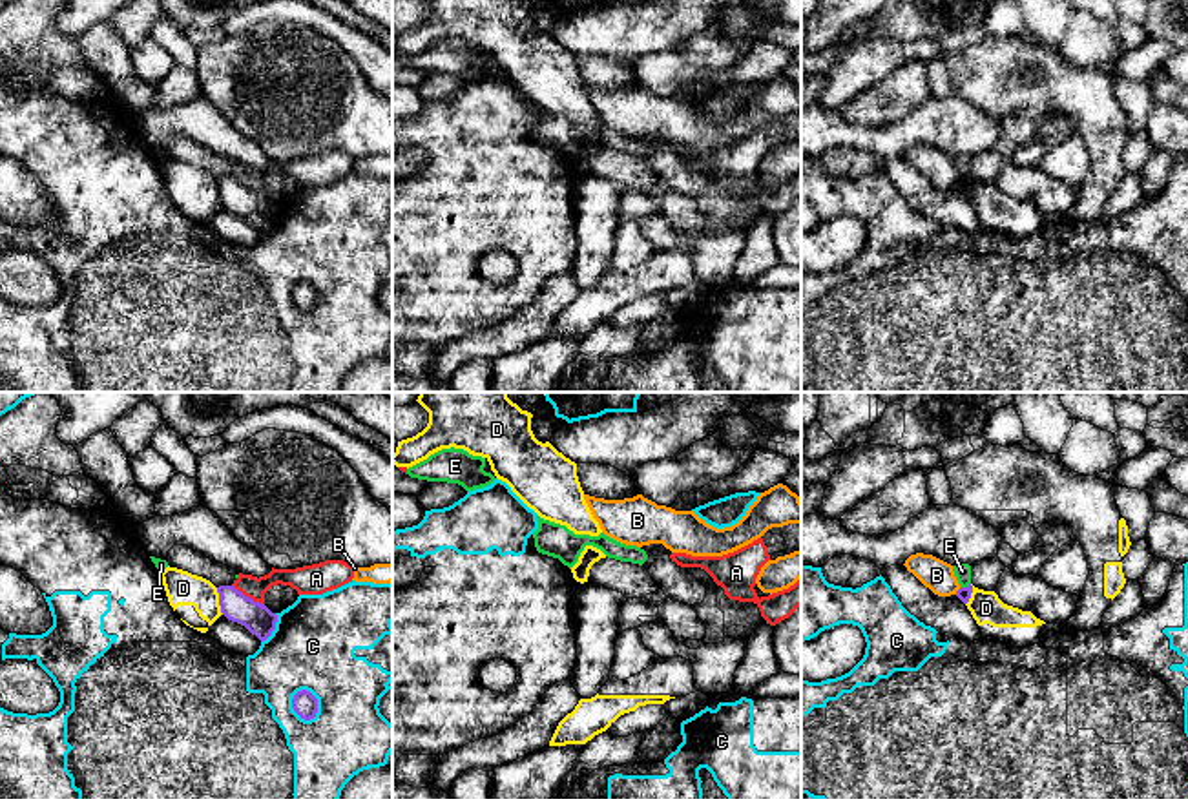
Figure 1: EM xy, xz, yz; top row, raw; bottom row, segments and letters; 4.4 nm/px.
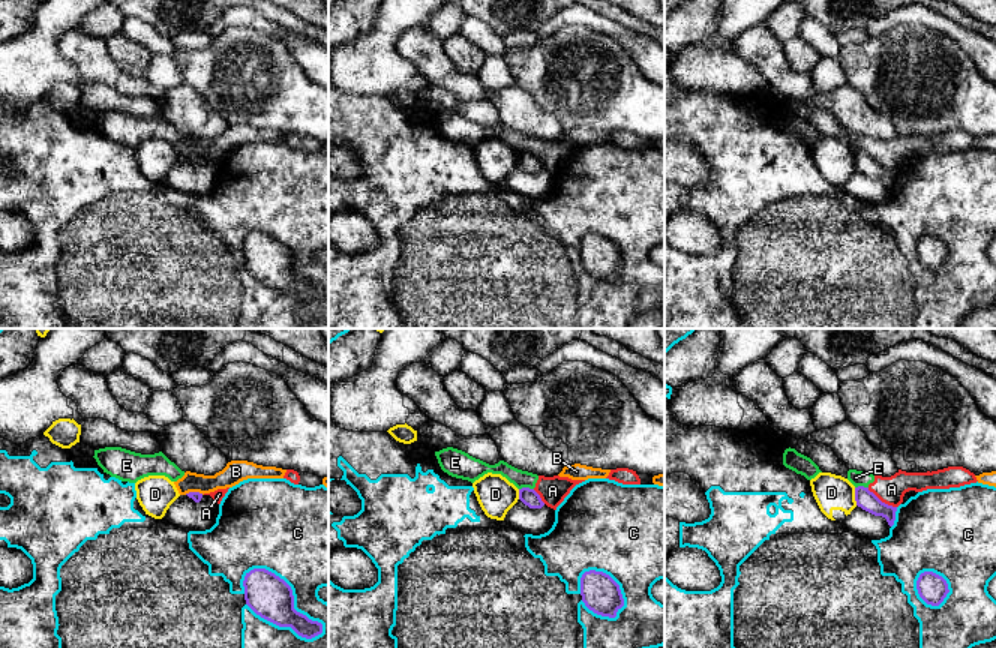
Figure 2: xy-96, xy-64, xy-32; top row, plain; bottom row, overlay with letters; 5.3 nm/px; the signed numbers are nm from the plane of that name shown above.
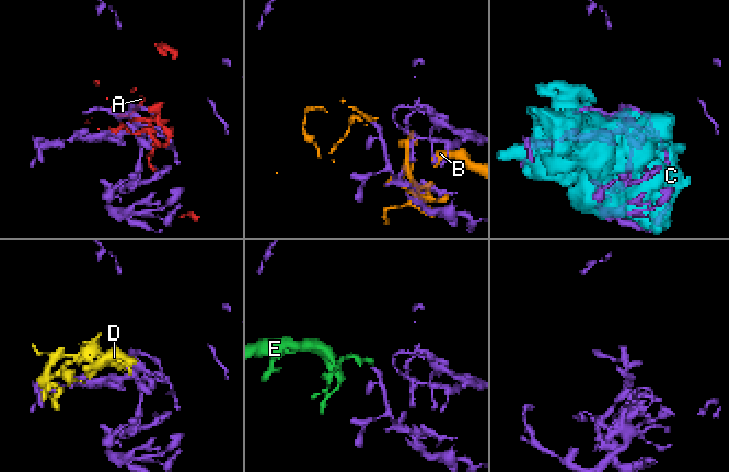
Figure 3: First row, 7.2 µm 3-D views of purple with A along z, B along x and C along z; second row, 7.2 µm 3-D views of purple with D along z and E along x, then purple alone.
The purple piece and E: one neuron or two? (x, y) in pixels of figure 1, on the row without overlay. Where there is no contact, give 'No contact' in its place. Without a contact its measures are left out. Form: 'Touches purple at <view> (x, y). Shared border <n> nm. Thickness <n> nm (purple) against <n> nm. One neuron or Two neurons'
Touches purple at yz (964, 179). Shared border 50 nm. Thickness 60 nm (purple) against 80 nm. Two neurons

